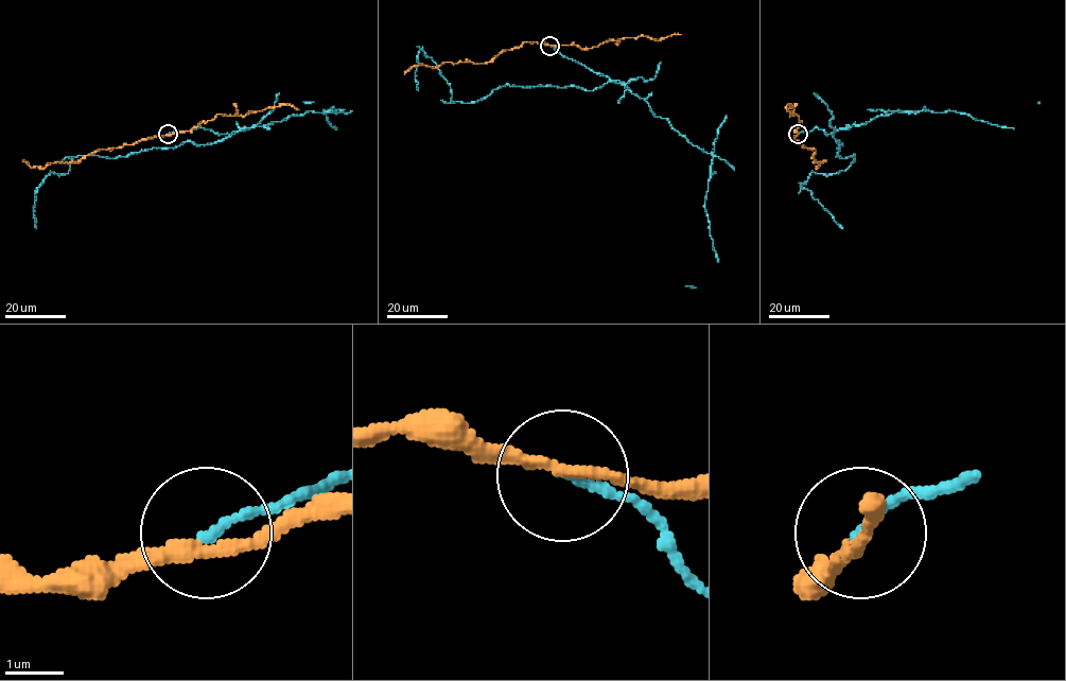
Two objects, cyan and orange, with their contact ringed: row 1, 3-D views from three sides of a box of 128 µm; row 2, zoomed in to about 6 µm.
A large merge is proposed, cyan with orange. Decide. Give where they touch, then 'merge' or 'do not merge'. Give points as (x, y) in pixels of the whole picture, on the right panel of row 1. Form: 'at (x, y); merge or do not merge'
at (798, 134); do not merge

